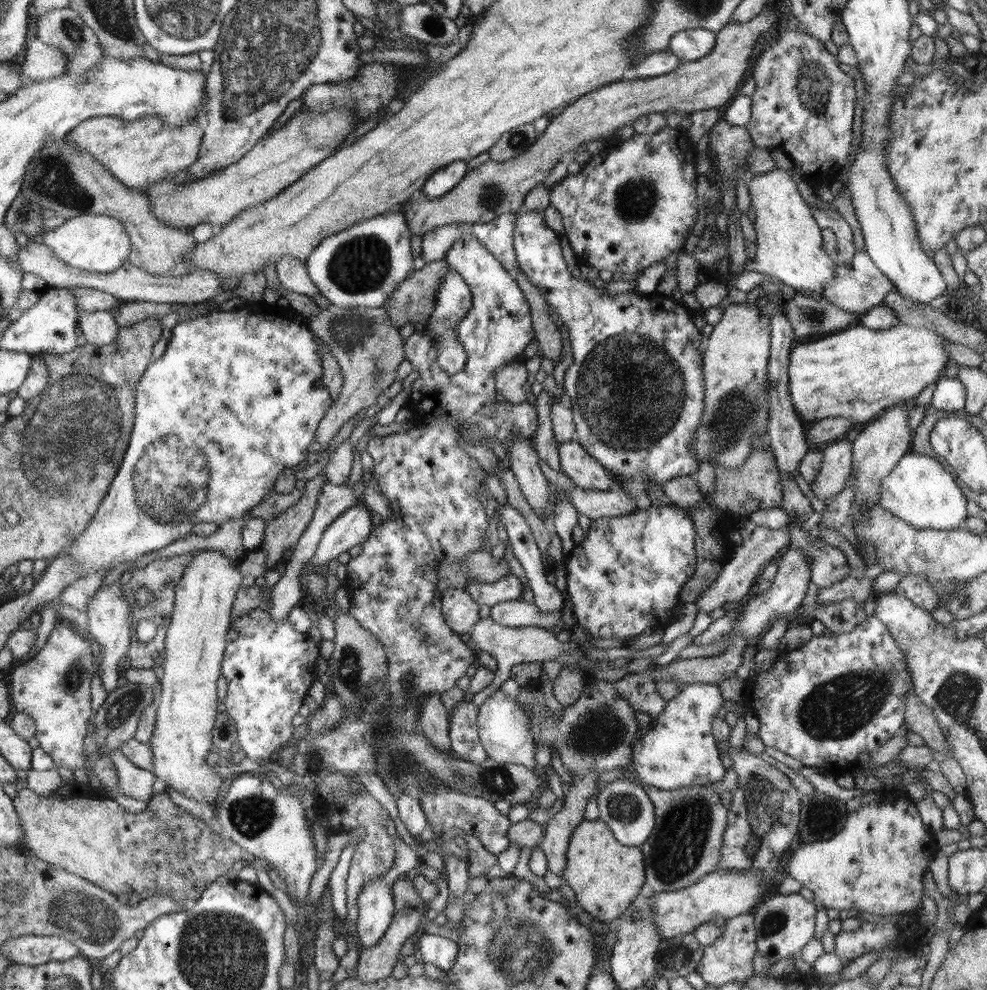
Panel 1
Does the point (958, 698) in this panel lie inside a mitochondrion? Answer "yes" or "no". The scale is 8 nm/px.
yes

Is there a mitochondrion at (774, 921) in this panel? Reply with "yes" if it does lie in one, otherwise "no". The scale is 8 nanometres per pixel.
yes

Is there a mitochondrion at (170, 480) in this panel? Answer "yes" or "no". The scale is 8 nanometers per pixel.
yes

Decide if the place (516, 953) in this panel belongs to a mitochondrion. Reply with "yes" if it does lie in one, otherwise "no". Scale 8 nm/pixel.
yes

